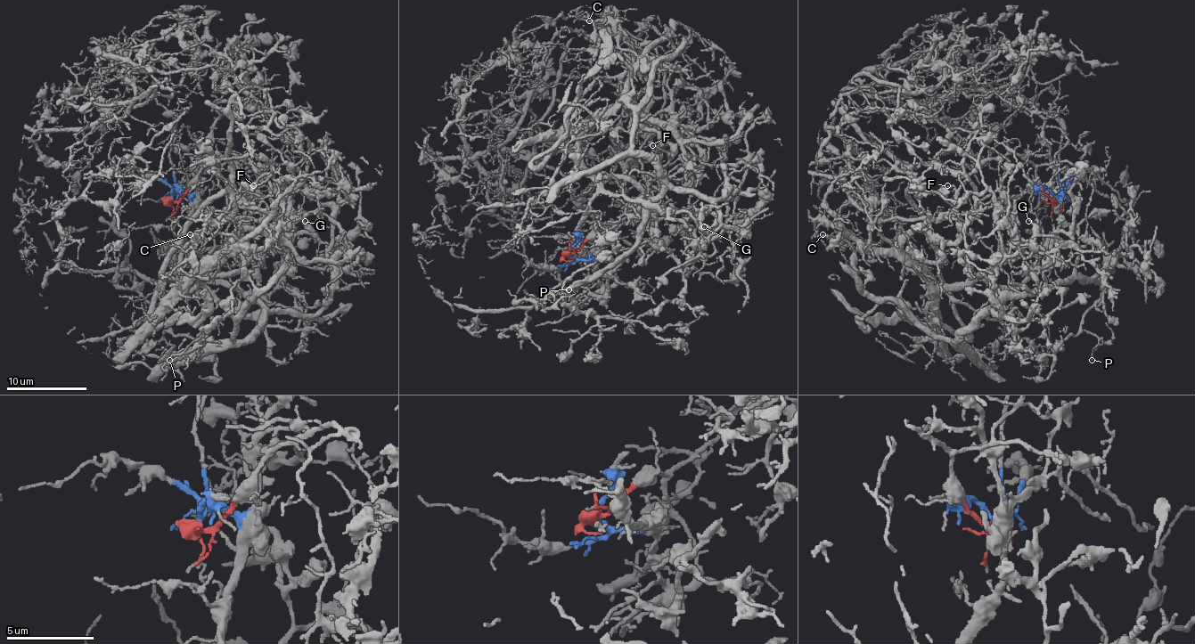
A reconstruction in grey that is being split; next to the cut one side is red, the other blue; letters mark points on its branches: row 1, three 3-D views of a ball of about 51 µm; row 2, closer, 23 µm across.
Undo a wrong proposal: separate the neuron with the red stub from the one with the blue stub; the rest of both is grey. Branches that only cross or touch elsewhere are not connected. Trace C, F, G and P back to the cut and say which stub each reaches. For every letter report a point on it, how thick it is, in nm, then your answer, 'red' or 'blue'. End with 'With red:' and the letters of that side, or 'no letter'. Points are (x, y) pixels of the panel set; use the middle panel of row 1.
C: at (589, 20); 180 nm thick; blue
F: at (652, 145); 120 nm thick; red
G: at (704, 226); 280 nm thick; blue
P: at (568, 289); 120 nm thick; blue
With red: F

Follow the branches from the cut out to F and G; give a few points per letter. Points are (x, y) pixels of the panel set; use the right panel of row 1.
F: (1057, 196), (1052, 200), (1040, 186), (1036, 168), (1019, 154), (988, 158), (958, 188), (948, 186)
G: (1057, 196), (1038, 264), (1016, 287), (986, 283), (1020, 248), (1014, 232), (1032, 234), (1028, 220)

